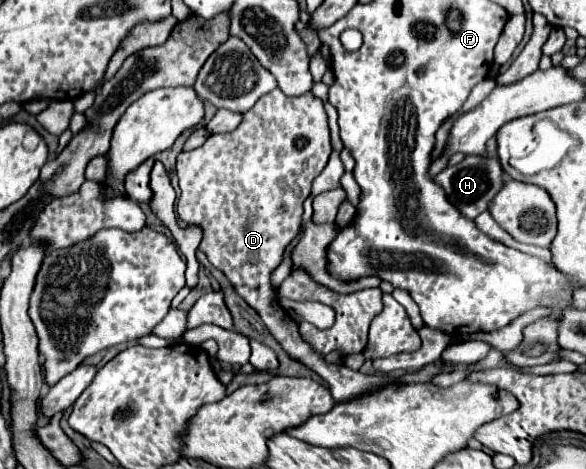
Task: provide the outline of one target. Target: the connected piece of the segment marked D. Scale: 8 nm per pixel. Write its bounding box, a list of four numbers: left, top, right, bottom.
[177,89,455,403]

